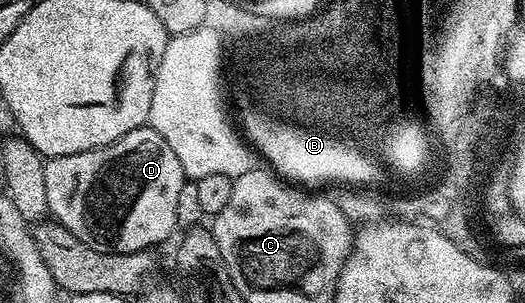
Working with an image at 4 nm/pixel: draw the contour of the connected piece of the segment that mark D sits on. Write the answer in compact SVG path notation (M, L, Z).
M152 126L131 130L123 138L70 156L55 156L44 161L47 202L52 219L63 225L75 238L87 242L100 252L144 252L152 244L161 244L177 228L175 205L179 190L187 183L183 166L175 158L175 150L163 142Z

